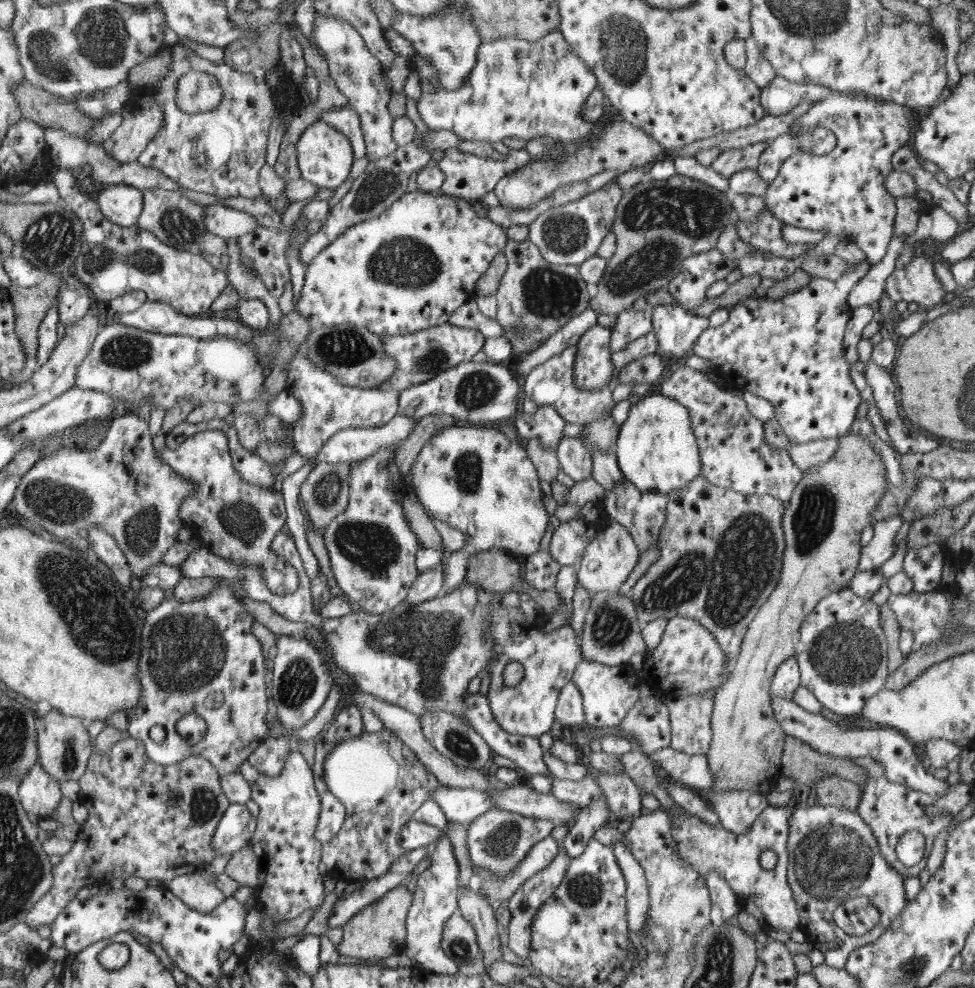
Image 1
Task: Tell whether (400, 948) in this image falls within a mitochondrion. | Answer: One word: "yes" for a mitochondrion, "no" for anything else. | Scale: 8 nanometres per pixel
no

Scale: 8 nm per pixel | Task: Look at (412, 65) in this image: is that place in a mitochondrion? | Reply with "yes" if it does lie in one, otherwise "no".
no

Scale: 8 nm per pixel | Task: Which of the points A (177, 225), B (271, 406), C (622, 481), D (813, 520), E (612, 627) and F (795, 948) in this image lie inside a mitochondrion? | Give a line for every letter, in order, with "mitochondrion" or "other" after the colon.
A: mitochondrion
B: other
C: other
D: mitochondrion
E: mitochondrion
F: other

